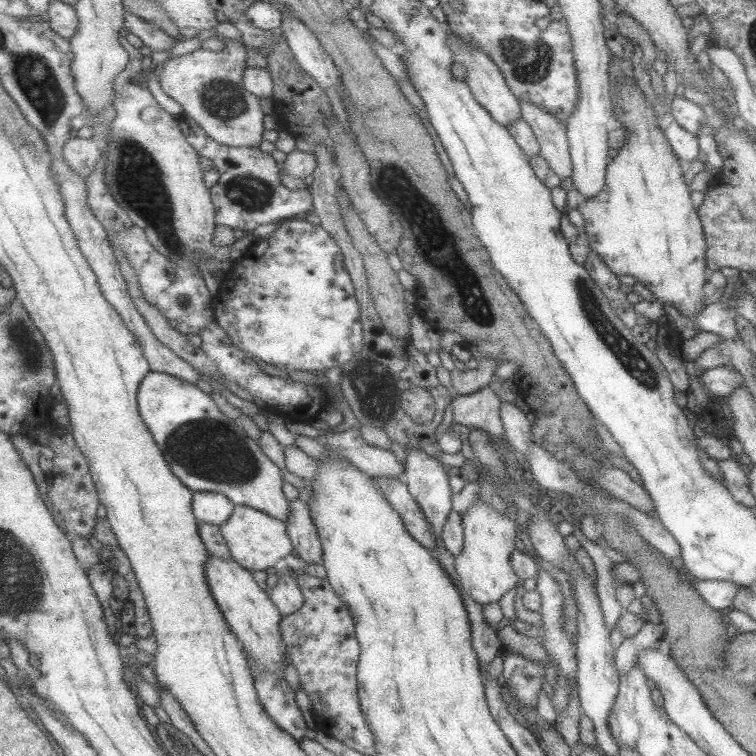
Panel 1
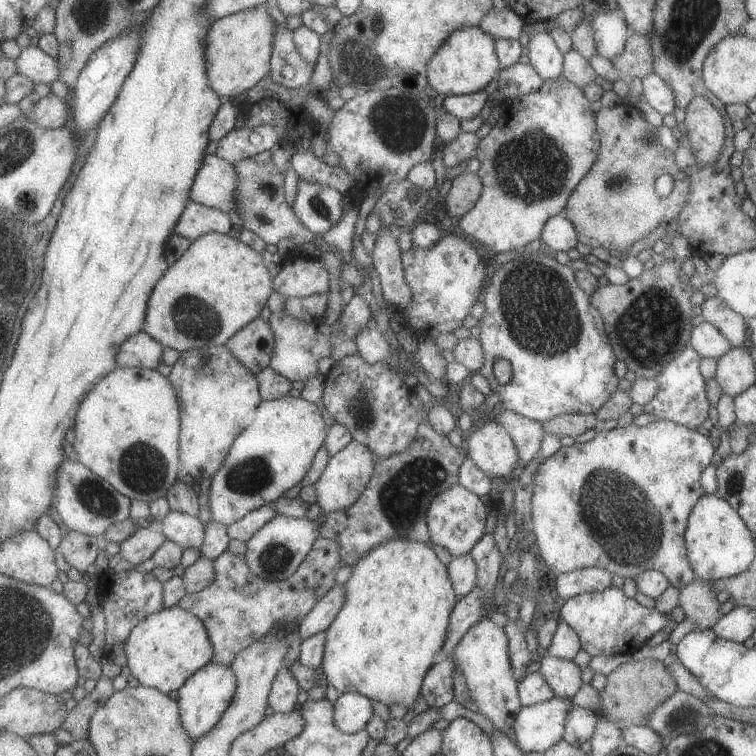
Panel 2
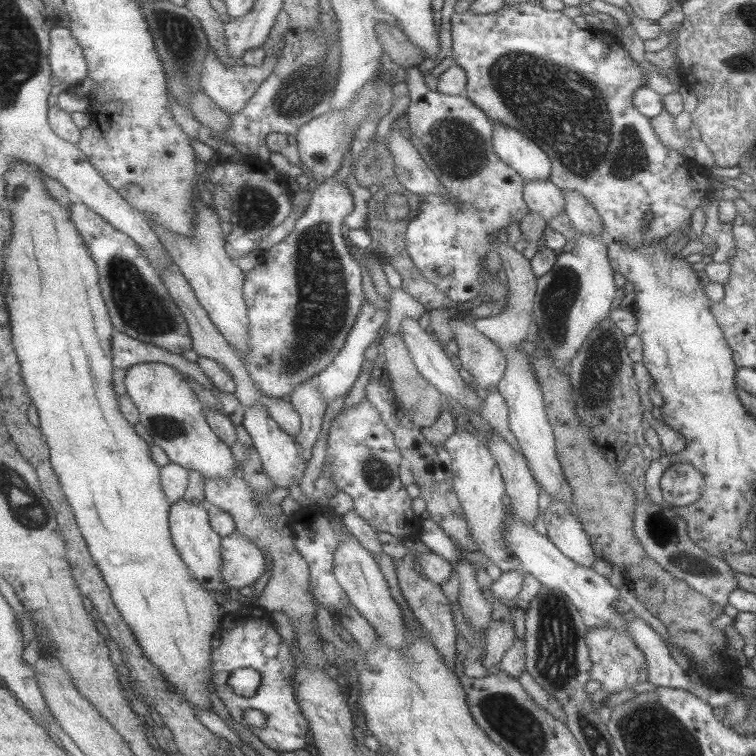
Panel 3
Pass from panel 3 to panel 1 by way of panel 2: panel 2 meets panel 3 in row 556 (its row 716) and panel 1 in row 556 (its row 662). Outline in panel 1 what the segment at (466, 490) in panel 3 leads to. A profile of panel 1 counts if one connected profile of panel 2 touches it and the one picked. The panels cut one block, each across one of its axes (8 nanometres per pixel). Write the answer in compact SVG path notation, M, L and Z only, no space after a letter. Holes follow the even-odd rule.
M479 497L479 502L463 515L465 527L465 540L463 553L457 558L456 570L461 580L461 590L469 593L482 605L496 602L504 592L515 588L519 583L518 575L510 563L513 553L513 542L515 542L515 524L505 518L497 509L489 508Z

